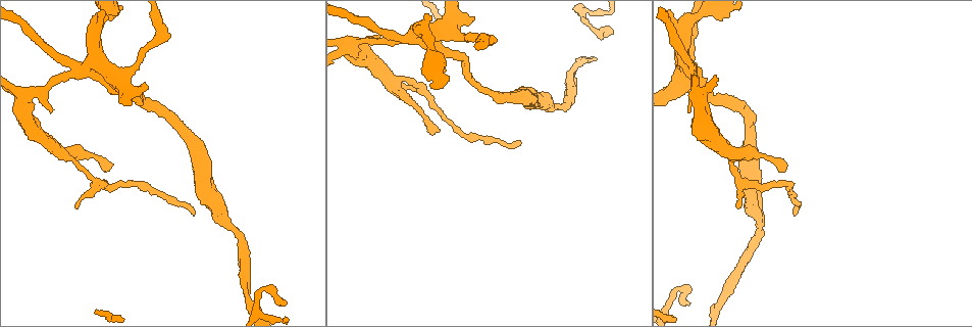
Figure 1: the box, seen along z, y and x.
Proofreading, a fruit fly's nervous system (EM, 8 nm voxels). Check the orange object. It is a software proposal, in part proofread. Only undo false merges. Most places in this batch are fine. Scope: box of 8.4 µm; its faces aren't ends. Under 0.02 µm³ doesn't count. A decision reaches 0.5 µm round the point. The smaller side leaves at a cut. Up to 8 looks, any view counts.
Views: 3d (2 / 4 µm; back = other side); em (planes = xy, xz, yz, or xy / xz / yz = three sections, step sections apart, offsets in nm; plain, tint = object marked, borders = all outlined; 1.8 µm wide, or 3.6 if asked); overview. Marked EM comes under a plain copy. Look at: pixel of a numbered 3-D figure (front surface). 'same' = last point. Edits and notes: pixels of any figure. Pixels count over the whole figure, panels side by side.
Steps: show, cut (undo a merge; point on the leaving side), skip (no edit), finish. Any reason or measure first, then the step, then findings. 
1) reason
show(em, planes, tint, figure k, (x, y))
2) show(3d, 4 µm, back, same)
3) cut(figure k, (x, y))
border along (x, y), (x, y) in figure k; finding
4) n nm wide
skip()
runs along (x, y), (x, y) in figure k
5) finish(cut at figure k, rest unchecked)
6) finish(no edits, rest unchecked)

side arm on a straight run
show(em, xz, step 8, tint, figure 1, (65, 156))

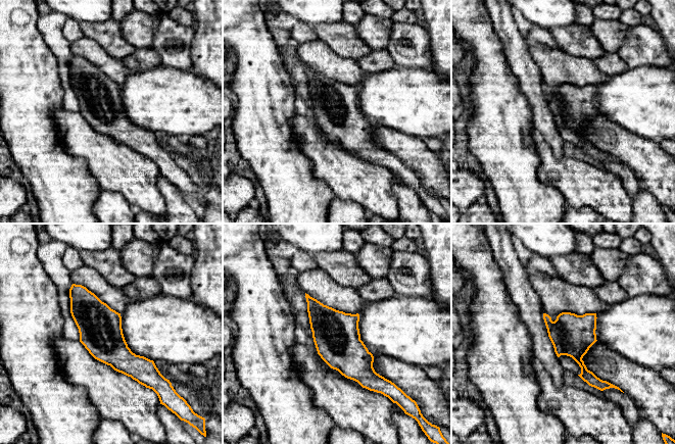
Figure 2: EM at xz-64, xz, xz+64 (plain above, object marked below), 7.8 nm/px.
cut it another way
show(em, planes, tint, same)

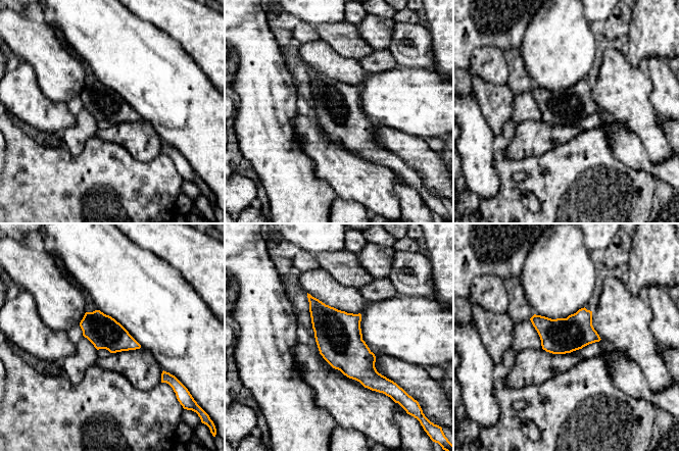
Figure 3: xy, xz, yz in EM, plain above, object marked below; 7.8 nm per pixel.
skip()
continuous, no second cell

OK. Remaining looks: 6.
thick turns thin
show(em, planes, tint, figure 1, (757, 211))

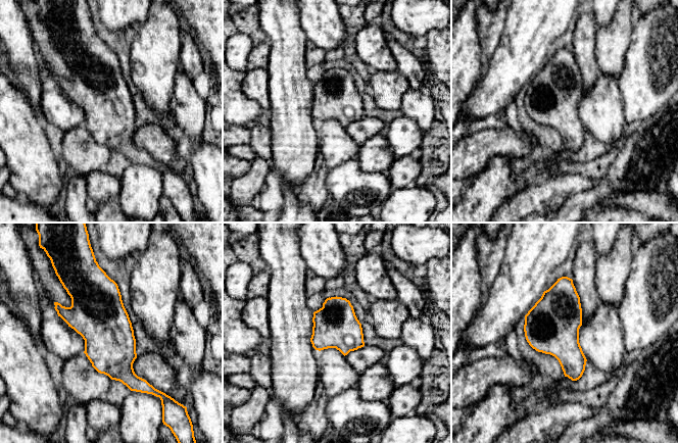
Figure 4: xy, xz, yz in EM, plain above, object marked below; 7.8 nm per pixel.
skip()
one cell here

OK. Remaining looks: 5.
thick turns thin
show(3d, 4 µm, figure 1, (83, 69))

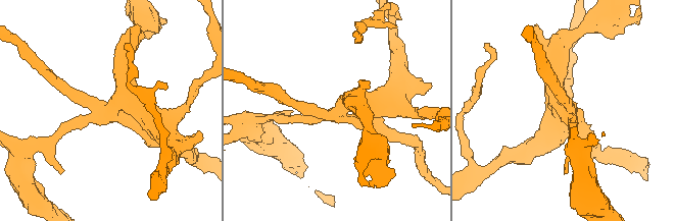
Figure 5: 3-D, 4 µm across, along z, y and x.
4 arms
show(em, planes, borders, figure 5, (567, 111))

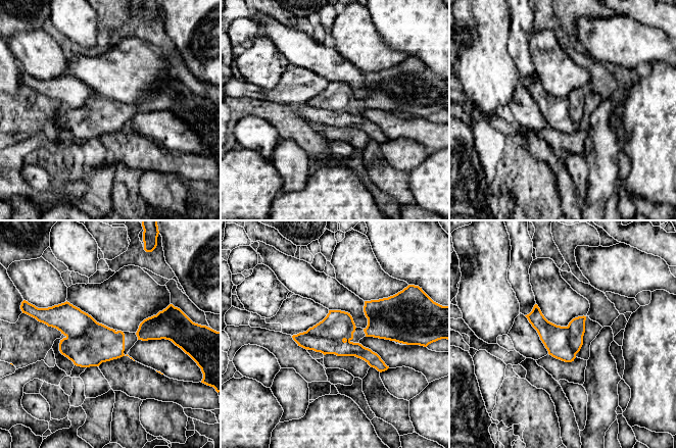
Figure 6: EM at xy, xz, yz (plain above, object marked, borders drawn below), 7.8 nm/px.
cut(figure 6, (324, 345))
the part that leaves runs along (295, 337), (356, 349), (384, 367) in figure 6; two cells meet here

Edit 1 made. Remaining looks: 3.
sudden change in width
show(em, planes, tint, figure 1, (695, 97))

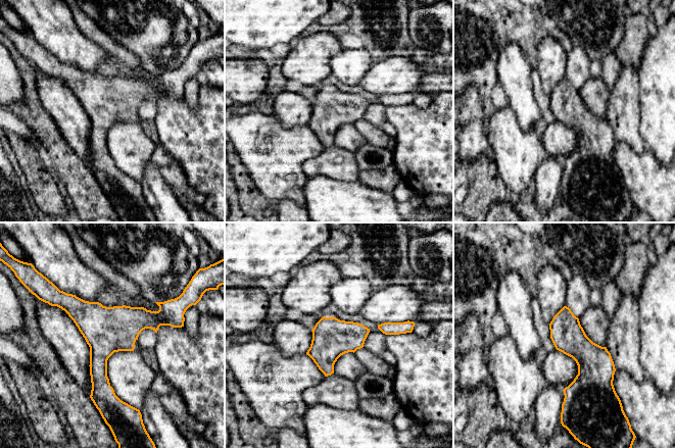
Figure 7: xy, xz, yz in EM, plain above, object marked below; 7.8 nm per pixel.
260 nm wide
skip()
one cell here

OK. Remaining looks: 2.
finish(cut at figure 6, rest unchecked)

